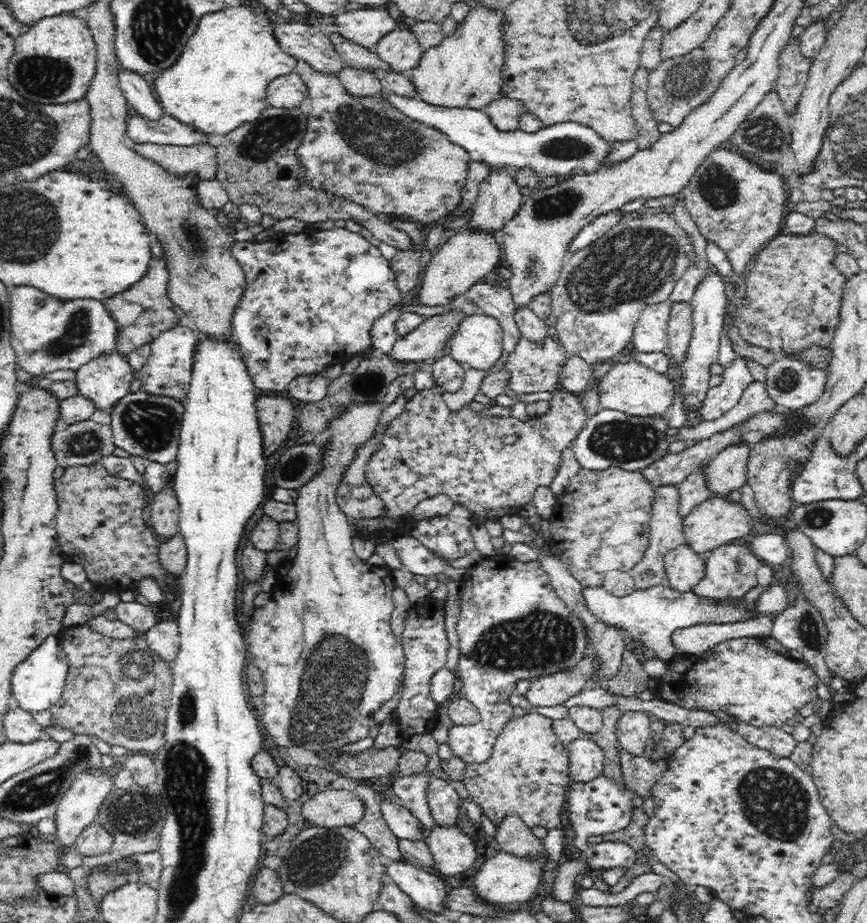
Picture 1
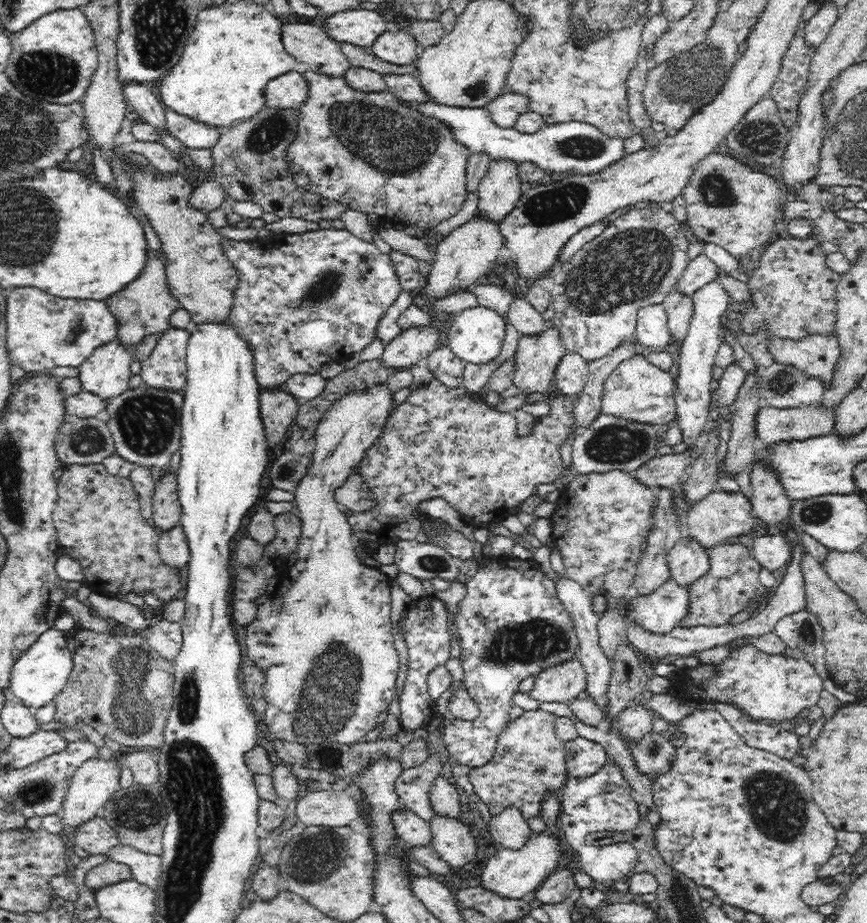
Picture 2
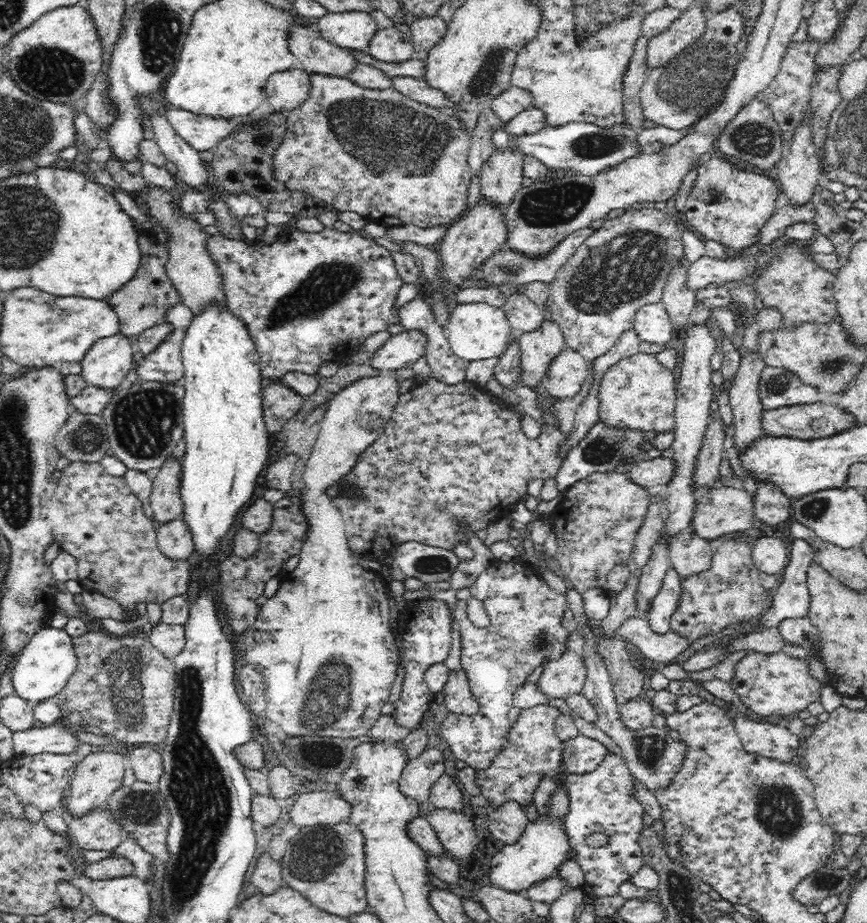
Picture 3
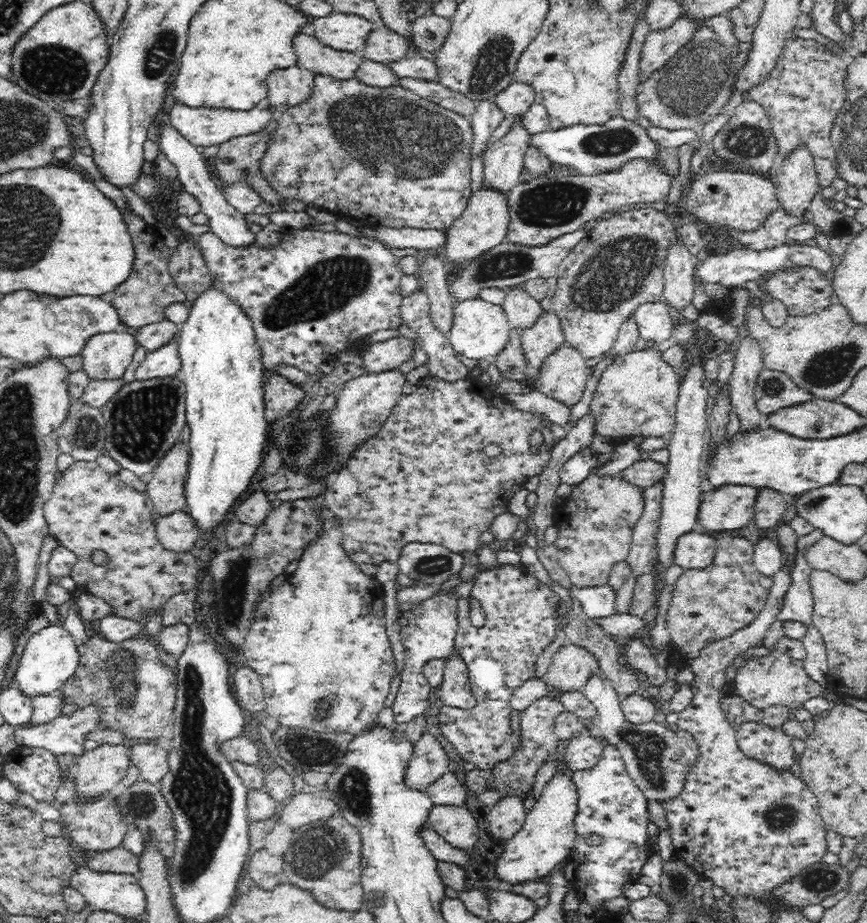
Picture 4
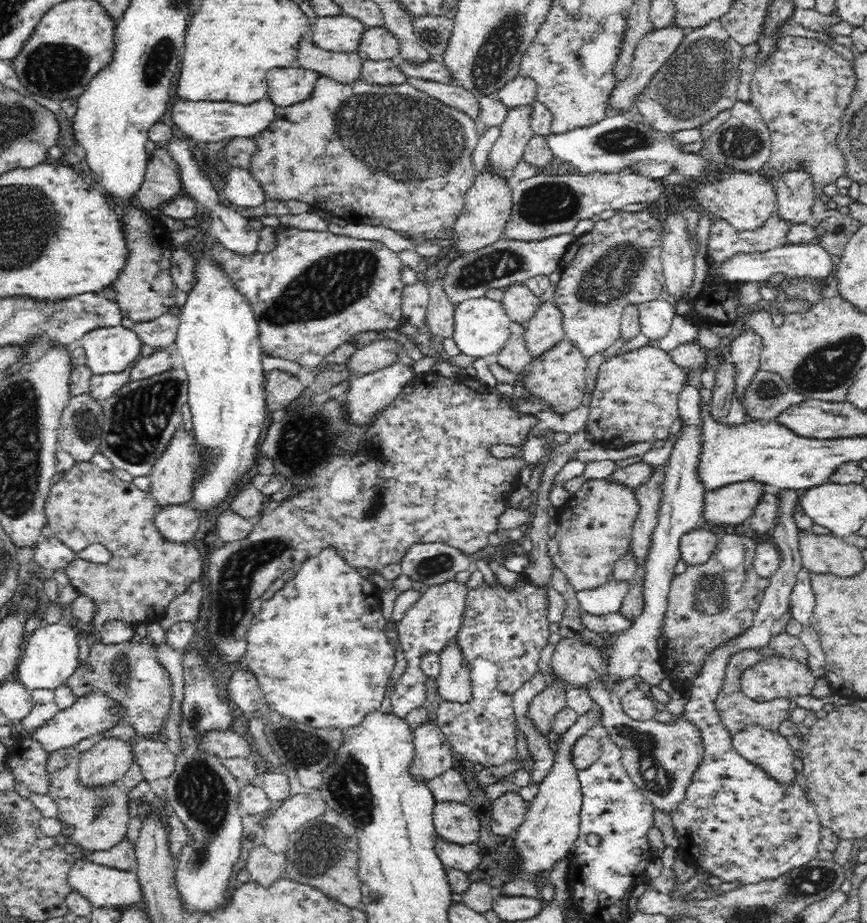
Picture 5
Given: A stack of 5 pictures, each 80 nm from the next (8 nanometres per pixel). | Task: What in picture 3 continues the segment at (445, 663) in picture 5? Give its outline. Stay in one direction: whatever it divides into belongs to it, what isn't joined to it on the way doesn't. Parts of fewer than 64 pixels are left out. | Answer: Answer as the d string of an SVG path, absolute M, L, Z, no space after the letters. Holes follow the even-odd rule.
M464 668L449 670L444 689L440 697L449 711L460 714L474 714L479 705L469 688L468 676Z

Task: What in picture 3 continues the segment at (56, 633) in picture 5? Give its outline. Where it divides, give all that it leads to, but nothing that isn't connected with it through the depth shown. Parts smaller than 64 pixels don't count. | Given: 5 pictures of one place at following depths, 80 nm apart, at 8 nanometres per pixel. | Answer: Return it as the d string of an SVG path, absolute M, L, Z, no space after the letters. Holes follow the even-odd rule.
M45 625L28 638L21 652L12 671L14 689L16 694L32 704L58 695L66 687L69 678L78 671L78 655L73 638L64 629Z

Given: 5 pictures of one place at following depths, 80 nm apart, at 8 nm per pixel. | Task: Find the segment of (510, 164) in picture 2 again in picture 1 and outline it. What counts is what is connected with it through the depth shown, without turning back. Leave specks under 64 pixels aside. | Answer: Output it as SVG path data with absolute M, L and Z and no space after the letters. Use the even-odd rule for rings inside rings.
M508 167L492 169L489 176L480 184L474 212L472 212L467 228L498 235L504 224L514 218L519 208L522 207L523 196L520 194L520 189Z

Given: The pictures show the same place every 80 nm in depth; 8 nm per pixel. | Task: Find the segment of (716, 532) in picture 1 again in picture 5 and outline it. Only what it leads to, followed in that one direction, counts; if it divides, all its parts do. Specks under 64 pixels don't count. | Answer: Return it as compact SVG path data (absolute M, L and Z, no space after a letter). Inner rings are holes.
M754 479L744 482L734 482L734 484L729 484L713 491L705 491L703 520L707 525L742 526L752 516L755 507L761 501L762 495L769 490L770 487L765 482Z

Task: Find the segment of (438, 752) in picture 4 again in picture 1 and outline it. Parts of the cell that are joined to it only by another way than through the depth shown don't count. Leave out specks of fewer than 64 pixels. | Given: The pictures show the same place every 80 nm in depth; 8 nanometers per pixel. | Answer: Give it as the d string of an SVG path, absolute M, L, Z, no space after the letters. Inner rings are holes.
M425 769L417 774L396 777L390 785L392 797L420 821L423 836L429 836L436 824L427 800L428 778L430 773Z

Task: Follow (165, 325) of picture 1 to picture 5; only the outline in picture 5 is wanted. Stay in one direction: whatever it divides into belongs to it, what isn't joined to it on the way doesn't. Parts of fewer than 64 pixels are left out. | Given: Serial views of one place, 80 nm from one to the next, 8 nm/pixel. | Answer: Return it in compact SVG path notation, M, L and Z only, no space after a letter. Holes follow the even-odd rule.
M129 206L122 210L127 250L122 268L112 281L115 300L121 306L123 317L129 317L134 322L170 313L174 307L181 307L186 300L186 291L180 290L171 277L171 259L174 254L171 232L158 216L150 216L148 211L140 206Z

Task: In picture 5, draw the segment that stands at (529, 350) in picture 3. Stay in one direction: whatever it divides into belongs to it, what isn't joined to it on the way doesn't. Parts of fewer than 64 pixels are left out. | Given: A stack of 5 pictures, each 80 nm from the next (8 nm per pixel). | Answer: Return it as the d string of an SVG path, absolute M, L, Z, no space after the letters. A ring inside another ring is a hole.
M554 301L540 302L533 318L524 325L526 344L534 356L566 338L564 316Z

